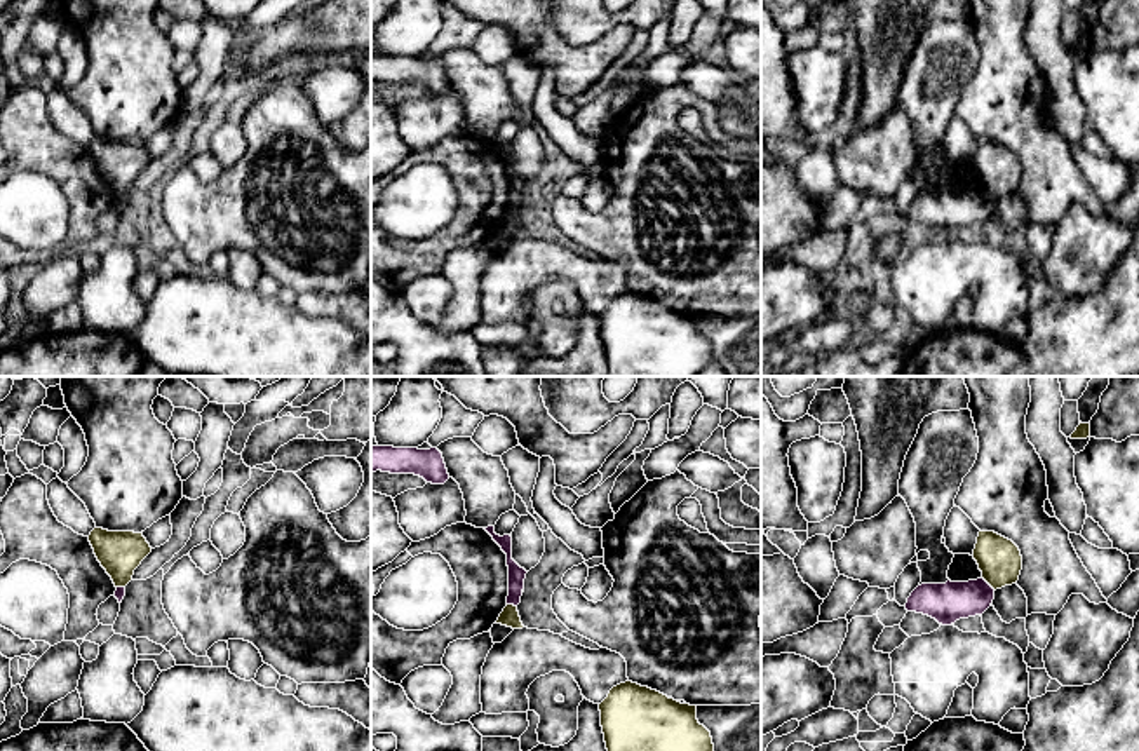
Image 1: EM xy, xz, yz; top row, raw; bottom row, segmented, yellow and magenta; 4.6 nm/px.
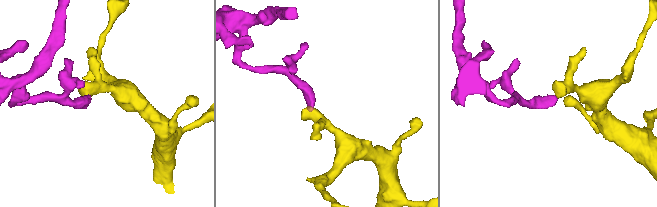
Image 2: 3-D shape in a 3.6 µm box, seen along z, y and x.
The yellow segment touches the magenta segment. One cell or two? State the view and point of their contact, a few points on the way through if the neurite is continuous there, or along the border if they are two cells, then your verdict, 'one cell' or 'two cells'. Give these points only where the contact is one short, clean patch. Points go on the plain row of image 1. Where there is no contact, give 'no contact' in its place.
yz (990, 194) | along yz (983, 187), (995, 199) | two cells

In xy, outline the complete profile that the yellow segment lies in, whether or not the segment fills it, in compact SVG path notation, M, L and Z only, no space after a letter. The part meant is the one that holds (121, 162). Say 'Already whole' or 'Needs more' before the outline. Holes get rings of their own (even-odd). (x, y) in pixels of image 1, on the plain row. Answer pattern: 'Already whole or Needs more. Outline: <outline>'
Already whole. Outline: M94 138L89 145L94 164L115 197L125 197L134 179L152 162L143 143Z

